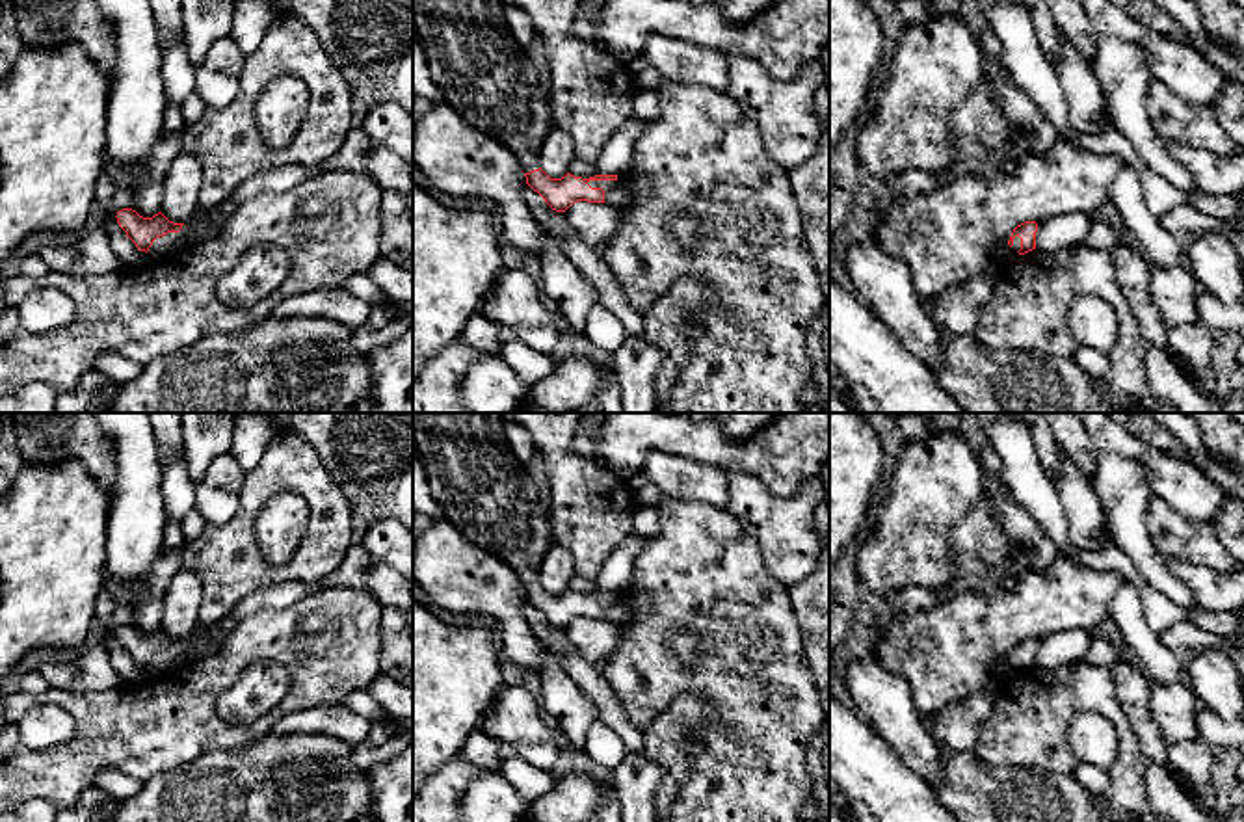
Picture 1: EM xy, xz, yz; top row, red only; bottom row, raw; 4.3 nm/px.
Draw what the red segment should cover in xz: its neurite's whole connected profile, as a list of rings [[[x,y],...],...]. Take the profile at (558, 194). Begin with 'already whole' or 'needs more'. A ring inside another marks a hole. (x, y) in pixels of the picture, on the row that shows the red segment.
needs more | [[[413,0],[418,43],[444,102],[469,125],[508,149],[523,167],[526,184],[552,210],[565,212],[578,201],[623,206],[630,197],[629,182],[623,177],[595,175],[582,179],[567,173],[562,179],[550,179],[539,167],[543,141],[554,126],[547,74],[541,60],[515,41],[504,9],[502,0]]]

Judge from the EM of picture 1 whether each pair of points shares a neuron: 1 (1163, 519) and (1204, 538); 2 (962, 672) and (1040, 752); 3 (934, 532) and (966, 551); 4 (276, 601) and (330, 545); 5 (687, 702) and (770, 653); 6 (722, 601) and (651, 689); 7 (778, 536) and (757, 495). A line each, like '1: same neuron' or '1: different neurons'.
1: same neuron
2: different neurons
3: different neurons
4: different neurons
5: different neurons
6: same neuron
7: same neuron

